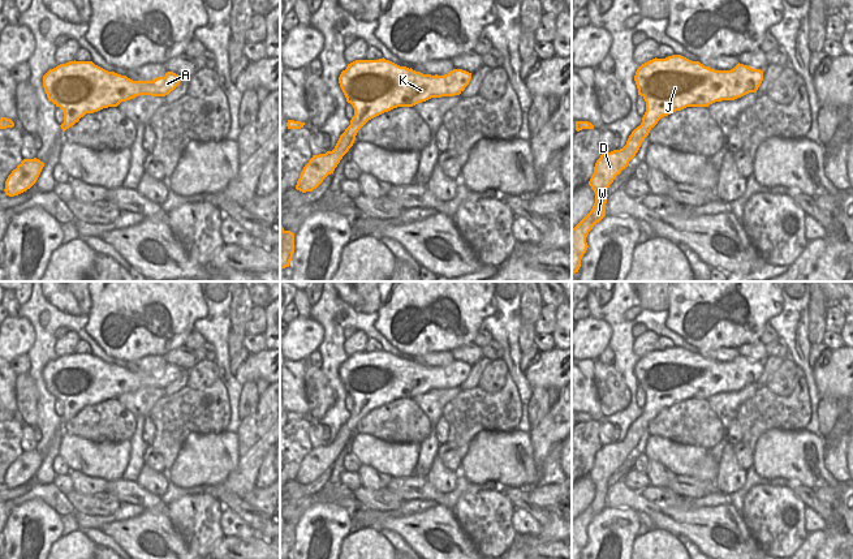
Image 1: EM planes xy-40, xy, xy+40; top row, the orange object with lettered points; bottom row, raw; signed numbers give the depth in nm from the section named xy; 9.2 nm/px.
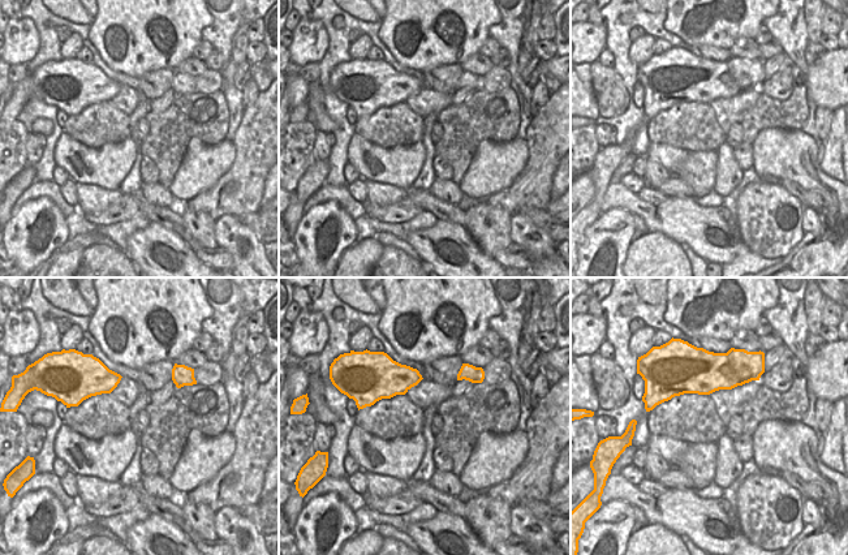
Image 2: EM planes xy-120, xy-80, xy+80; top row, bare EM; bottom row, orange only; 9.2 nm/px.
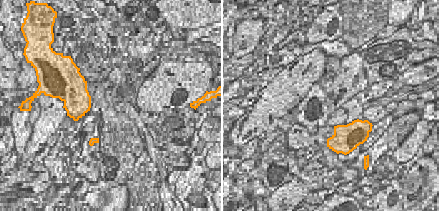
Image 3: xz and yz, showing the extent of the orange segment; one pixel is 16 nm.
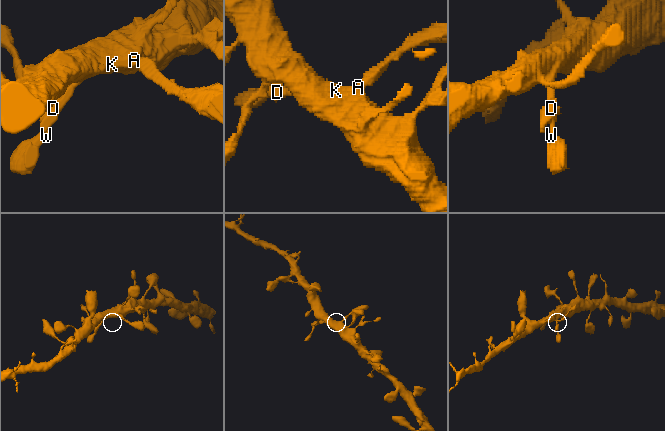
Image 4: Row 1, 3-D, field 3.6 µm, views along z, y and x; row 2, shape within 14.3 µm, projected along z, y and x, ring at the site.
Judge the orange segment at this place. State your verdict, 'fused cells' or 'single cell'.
single cell

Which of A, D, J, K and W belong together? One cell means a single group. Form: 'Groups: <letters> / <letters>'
Groups: A D J K W.

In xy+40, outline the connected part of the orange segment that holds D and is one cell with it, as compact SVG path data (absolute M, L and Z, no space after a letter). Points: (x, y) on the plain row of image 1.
M681 347L652 351L638 358L634 373L646 394L642 414L620 442L602 446L594 459L589 477L595 485L591 503L572 520L572 559L581 559L589 537L586 529L606 508L607 482L617 466L638 444L642 434L658 413L686 399L708 399L715 394L734 392L757 384L763 362L737 356L731 362L715 362Z

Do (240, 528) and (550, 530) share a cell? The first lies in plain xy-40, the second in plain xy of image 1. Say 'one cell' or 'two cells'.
two cells

